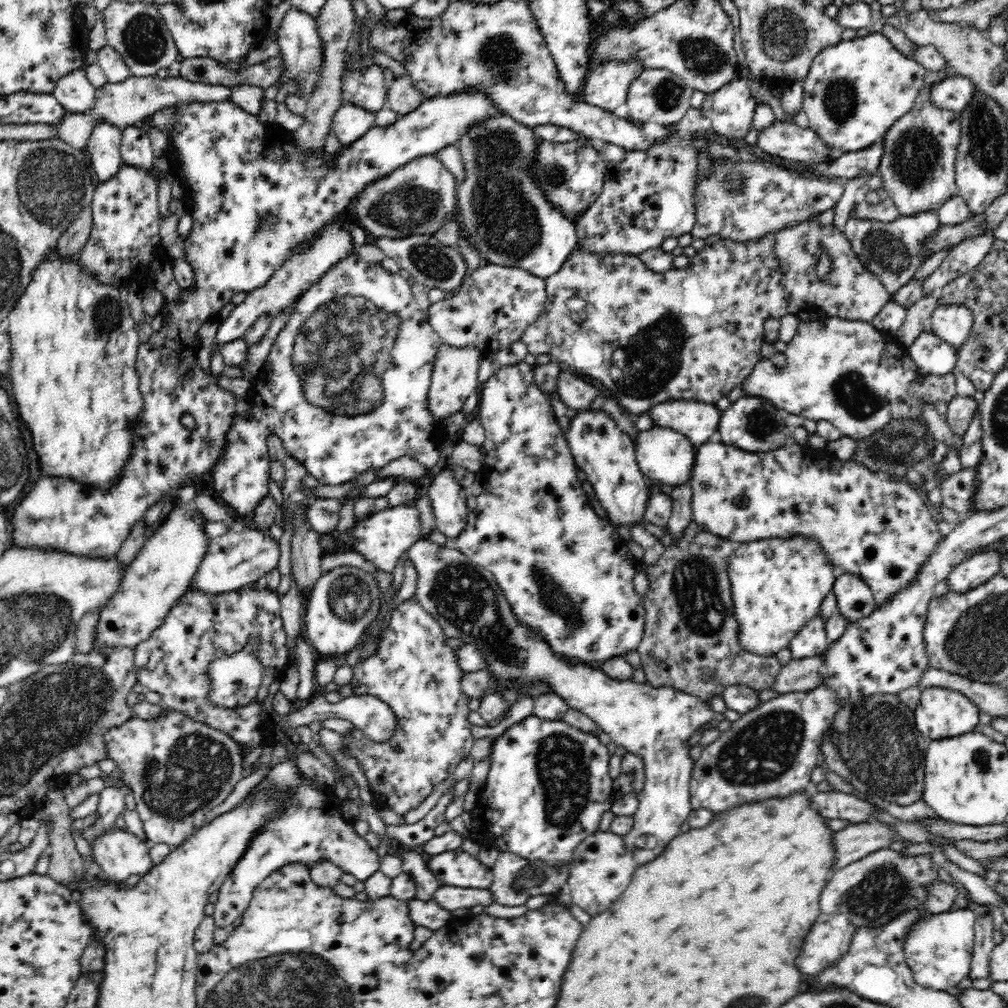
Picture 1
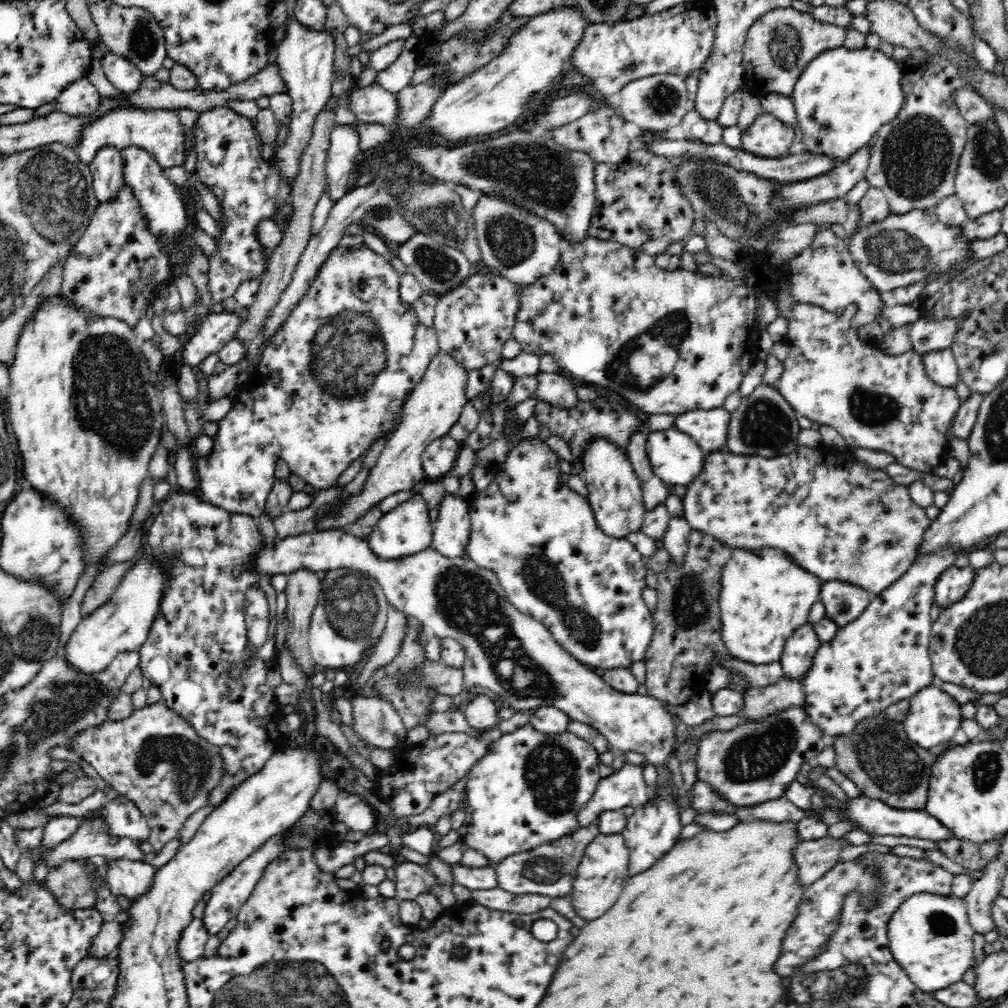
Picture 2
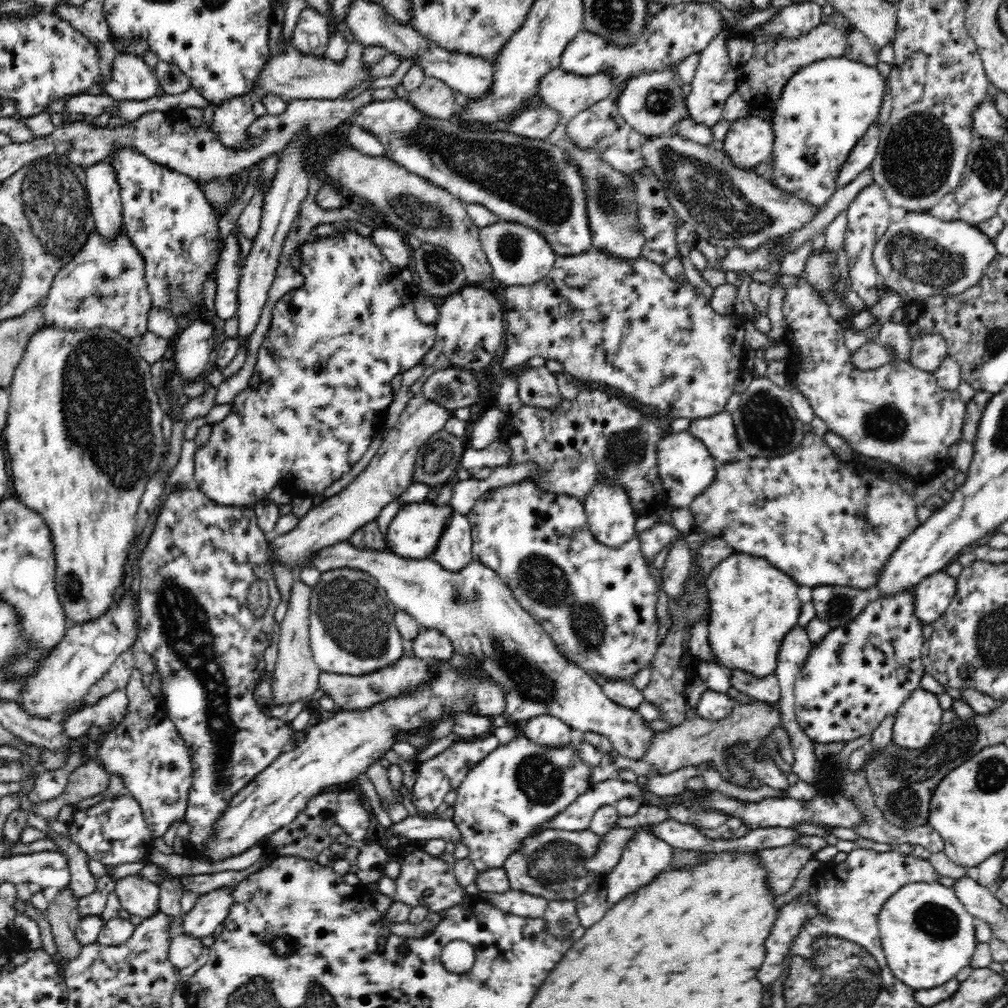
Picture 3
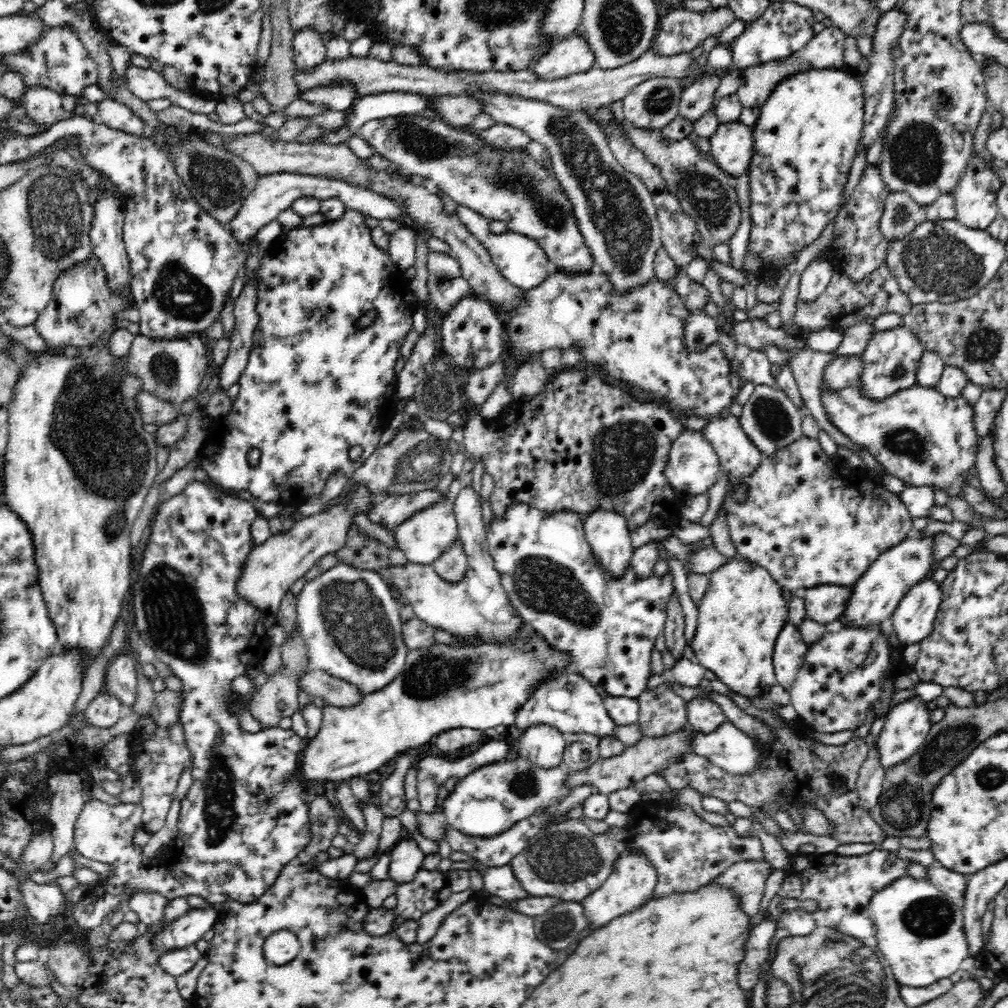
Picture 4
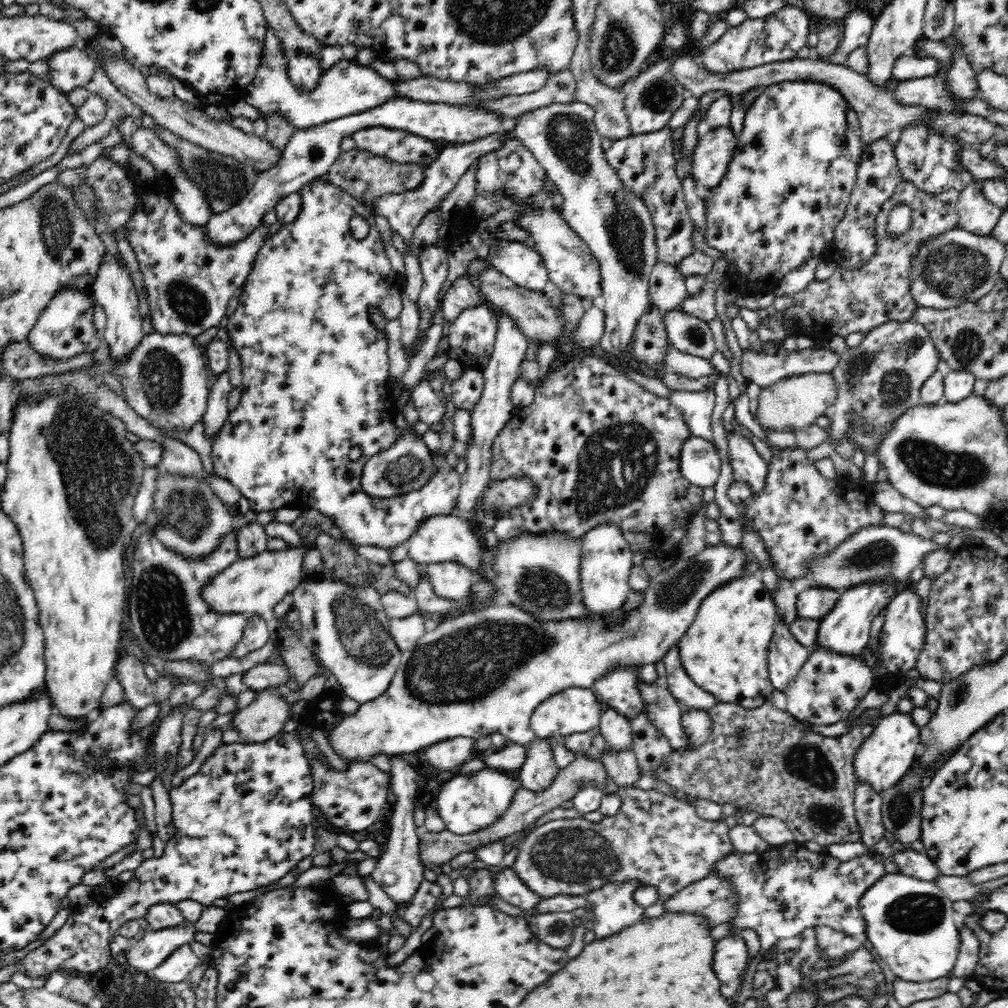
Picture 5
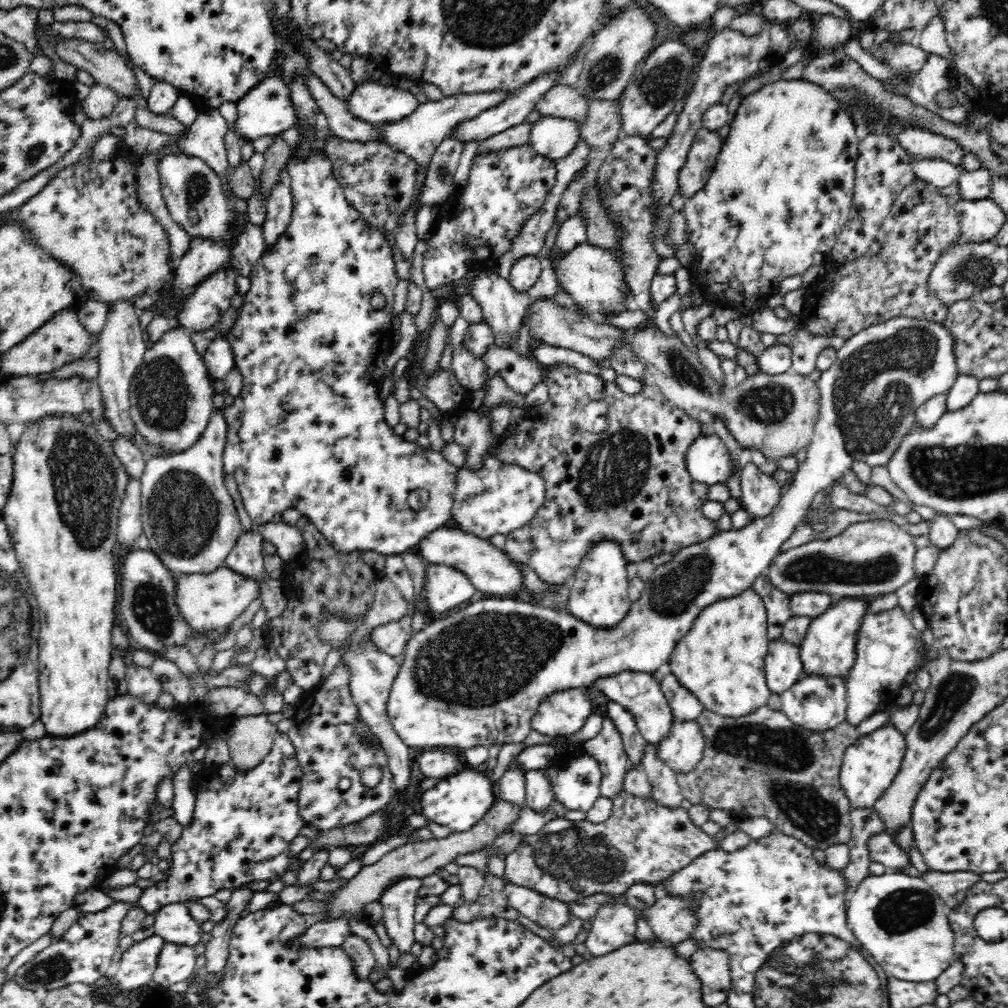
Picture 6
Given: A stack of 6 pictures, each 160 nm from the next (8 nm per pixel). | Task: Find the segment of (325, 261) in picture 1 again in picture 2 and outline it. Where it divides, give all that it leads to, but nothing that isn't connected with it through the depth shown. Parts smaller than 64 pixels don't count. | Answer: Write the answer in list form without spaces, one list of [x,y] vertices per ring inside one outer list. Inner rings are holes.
[[[232,312],[209,313],[198,326],[194,327],[194,334],[190,336],[185,344],[183,349],[184,364],[197,369],[205,358],[211,354],[217,354],[225,344],[235,338],[234,334],[236,334],[236,328],[240,326],[240,323],[240,318]]]

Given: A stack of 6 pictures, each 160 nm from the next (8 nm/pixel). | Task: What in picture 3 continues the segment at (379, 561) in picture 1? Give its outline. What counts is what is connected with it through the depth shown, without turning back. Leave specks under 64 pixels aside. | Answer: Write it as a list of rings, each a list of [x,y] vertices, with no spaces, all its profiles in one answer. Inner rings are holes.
[[[432,501],[403,506],[390,522],[388,538],[385,538],[386,550],[402,558],[414,560],[430,559],[431,554],[438,546],[438,542],[440,542],[440,538],[442,538],[442,534],[444,534],[444,530],[448,528],[454,512],[456,511],[450,502],[443,506],[437,505]]]

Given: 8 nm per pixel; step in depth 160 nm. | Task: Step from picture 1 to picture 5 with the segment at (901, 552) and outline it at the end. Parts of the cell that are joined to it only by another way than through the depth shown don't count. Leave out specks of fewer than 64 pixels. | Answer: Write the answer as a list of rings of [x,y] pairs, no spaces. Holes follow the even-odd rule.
[[[786,447],[774,453],[764,494],[755,496],[744,508],[748,523],[760,533],[774,561],[775,574],[789,580],[804,578],[806,560],[812,556],[826,554],[860,528],[883,525],[883,510],[875,504],[870,484],[840,476],[826,480],[802,448]]]

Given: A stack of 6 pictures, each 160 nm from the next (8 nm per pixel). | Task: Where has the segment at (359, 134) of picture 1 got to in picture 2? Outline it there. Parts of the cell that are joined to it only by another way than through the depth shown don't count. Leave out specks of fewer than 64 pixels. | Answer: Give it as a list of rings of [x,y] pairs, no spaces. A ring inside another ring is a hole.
[[[335,126],[331,130],[324,168],[325,189],[330,200],[338,202],[348,189],[348,178],[358,154],[362,152],[358,131],[354,126]]]

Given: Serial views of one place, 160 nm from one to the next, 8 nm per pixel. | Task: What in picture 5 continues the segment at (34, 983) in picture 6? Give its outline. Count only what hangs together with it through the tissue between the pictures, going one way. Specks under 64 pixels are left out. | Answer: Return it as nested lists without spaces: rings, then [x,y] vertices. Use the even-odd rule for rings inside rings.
[[[281,731],[279,734],[276,734],[276,737],[272,738],[270,742],[266,742],[266,744],[262,745],[256,744],[256,746],[249,746],[248,744],[240,743],[222,744],[206,760],[197,773],[188,776],[188,778],[184,779],[178,786],[168,786],[169,798],[172,804],[172,824],[174,824],[175,833],[165,844],[163,855],[157,859],[154,857],[144,859],[141,865],[134,870],[134,878],[124,883],[116,895],[104,897],[100,894],[94,894],[95,897],[93,900],[95,901],[91,905],[83,907],[72,906],[69,910],[66,922],[55,932],[55,935],[44,942],[40,948],[36,948],[34,952],[26,954],[26,958],[23,960],[22,970],[27,976],[37,978],[37,980],[48,980],[51,973],[57,972],[63,975],[68,973],[80,975],[81,977],[89,979],[114,964],[110,944],[111,939],[118,934],[121,924],[132,919],[145,918],[151,906],[160,903],[176,904],[181,900],[189,900],[199,902],[208,907],[212,905],[212,902],[214,902],[216,898],[227,898],[230,894],[236,894],[236,892],[248,892],[248,890],[254,890],[254,888],[258,888],[258,886],[266,886],[266,884],[272,884],[272,882],[284,878],[286,874],[296,867],[298,862],[315,853],[315,828],[314,824],[312,824],[312,822],[314,822],[314,812],[312,812],[314,806],[312,806],[312,801],[310,800],[310,794],[312,794],[313,788],[314,783],[312,775],[310,774],[308,759],[306,759],[302,744],[298,741],[294,732],[284,733]]]

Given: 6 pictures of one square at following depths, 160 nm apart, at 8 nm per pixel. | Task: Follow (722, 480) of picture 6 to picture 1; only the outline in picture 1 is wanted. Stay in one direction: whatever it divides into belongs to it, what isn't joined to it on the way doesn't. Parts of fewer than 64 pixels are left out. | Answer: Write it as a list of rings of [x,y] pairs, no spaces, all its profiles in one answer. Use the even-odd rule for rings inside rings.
[[[654,426],[650,430],[640,431],[638,438],[635,438],[635,456],[642,475],[652,482],[668,484],[673,488],[691,482],[695,450],[696,446],[685,434],[671,428]]]

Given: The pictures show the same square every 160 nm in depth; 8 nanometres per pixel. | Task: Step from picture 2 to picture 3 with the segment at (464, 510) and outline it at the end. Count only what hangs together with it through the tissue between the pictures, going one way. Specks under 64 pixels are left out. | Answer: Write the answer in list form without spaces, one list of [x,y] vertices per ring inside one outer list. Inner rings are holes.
[[[454,512],[436,550],[431,554],[434,564],[440,566],[442,570],[450,572],[458,572],[466,565],[470,565],[474,561],[472,530],[473,527],[467,516]]]

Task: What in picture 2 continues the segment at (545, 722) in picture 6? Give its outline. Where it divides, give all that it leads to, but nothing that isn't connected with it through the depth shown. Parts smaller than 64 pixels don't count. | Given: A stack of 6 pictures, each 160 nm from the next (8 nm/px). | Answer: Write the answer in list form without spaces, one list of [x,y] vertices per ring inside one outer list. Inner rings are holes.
[[[343,530],[309,531],[299,536],[284,538],[278,540],[275,545],[266,545],[255,558],[255,570],[262,575],[264,572],[272,575],[289,575],[300,569],[317,573],[341,568],[359,570],[375,578],[383,589],[387,602],[406,616],[414,617],[426,633],[439,638],[450,637],[457,640],[464,647],[464,664],[461,669],[466,681],[465,690],[469,691],[475,686],[480,686],[481,689],[488,688],[497,694],[500,704],[512,707],[516,712],[531,713],[537,708],[552,706],[570,717],[570,720],[599,730],[612,746],[612,750],[619,750],[622,753],[635,752],[644,755],[652,766],[655,764],[666,766],[668,754],[672,752],[672,746],[677,740],[672,721],[674,715],[664,709],[664,702],[648,694],[640,695],[637,692],[624,694],[614,690],[604,682],[600,671],[578,662],[566,652],[541,622],[518,611],[508,601],[496,573],[471,562],[470,558],[453,560],[430,547],[410,556],[386,560],[380,558],[370,548],[367,540],[358,539]]]

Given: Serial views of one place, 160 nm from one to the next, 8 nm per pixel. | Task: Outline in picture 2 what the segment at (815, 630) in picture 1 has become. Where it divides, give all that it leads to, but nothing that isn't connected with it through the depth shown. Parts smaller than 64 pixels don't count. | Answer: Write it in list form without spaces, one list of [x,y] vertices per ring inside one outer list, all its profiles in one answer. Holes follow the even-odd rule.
[[[812,623],[799,626],[785,642],[784,650],[780,657],[782,674],[788,679],[800,679],[810,670],[814,654],[821,645]]]

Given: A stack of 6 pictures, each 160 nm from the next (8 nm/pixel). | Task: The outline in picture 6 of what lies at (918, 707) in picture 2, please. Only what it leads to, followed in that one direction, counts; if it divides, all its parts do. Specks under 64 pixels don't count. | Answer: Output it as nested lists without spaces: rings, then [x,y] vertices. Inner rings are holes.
[[[890,724],[877,728],[871,734],[862,735],[856,743],[845,748],[838,782],[844,789],[844,795],[848,797],[850,810],[874,806],[900,770],[905,750],[905,734],[900,733],[894,728],[894,725]]]

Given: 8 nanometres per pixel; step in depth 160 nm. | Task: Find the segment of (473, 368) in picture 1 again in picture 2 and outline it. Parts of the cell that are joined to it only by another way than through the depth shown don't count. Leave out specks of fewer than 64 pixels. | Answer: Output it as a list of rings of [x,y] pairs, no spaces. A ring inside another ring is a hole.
[[[444,352],[434,355],[427,366],[420,382],[412,388],[411,393],[403,403],[402,416],[396,428],[391,432],[390,439],[386,442],[384,449],[376,465],[370,469],[365,486],[359,494],[351,495],[344,501],[340,500],[327,509],[322,517],[313,520],[310,531],[328,532],[328,530],[346,531],[366,516],[368,510],[378,505],[384,498],[397,494],[398,492],[412,492],[426,477],[423,472],[422,454],[426,447],[437,438],[448,435],[448,430],[455,422],[458,422],[462,408],[468,402],[464,393],[466,384],[466,372],[456,359]]]

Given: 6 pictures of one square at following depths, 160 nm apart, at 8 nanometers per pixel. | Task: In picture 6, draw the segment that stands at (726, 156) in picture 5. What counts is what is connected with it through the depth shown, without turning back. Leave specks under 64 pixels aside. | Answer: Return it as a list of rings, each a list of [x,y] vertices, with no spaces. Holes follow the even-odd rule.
[[[702,128],[688,150],[686,162],[678,176],[678,193],[686,198],[694,196],[704,184],[714,168],[714,162],[722,148],[722,142],[716,131]]]

